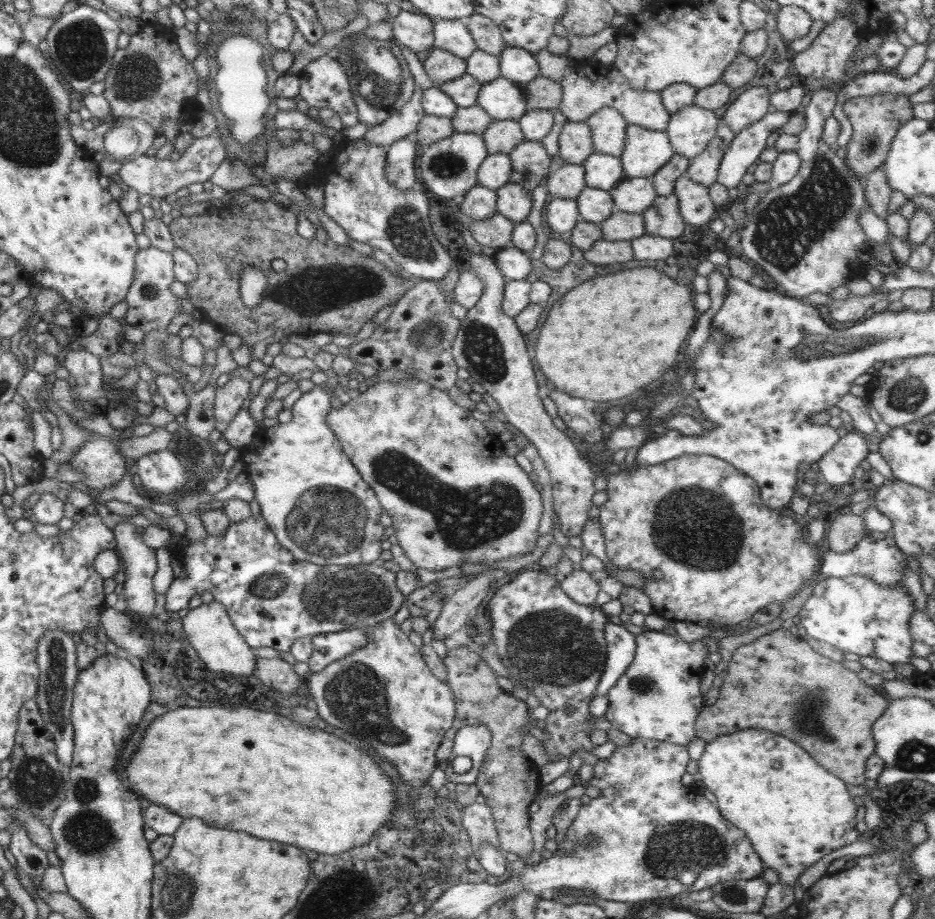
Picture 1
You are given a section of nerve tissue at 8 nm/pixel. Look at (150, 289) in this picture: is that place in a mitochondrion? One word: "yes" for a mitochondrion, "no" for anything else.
yes

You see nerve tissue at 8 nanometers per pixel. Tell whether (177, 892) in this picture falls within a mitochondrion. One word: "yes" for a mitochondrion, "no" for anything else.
yes

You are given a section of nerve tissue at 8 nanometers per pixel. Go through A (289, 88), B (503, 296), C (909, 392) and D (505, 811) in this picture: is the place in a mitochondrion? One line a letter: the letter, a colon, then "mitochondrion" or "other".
A: other
B: other
C: mitochondrion
D: other

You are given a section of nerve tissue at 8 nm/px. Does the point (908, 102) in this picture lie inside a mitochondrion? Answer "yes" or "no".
no

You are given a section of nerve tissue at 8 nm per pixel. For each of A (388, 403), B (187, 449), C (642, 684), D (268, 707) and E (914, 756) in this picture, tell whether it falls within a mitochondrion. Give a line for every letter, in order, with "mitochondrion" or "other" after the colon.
A: other
B: mitochondrion
C: mitochondrion
D: other
E: mitochondrion

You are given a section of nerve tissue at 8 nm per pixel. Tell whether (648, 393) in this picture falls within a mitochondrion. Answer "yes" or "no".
no

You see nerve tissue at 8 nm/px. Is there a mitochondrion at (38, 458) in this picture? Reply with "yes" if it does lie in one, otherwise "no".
no

